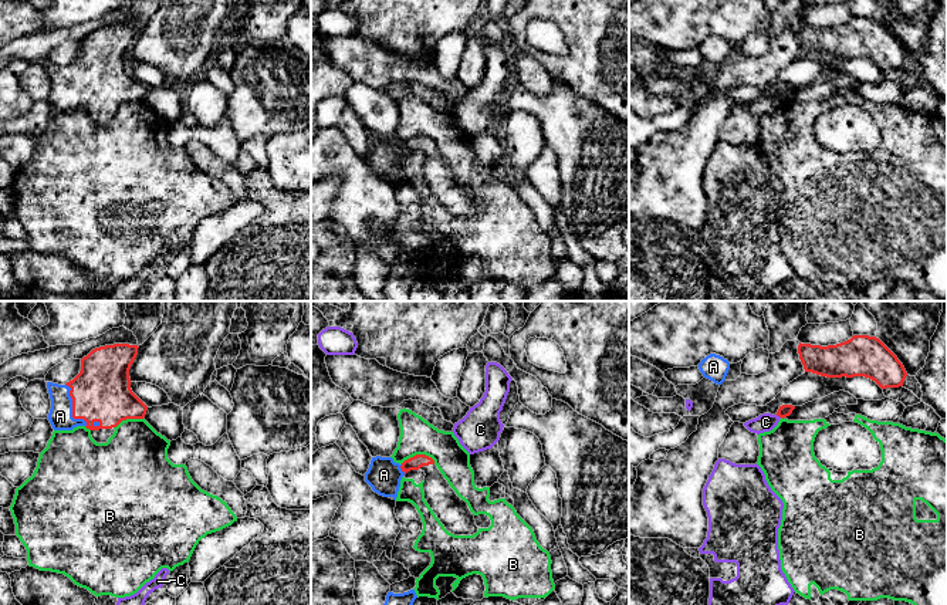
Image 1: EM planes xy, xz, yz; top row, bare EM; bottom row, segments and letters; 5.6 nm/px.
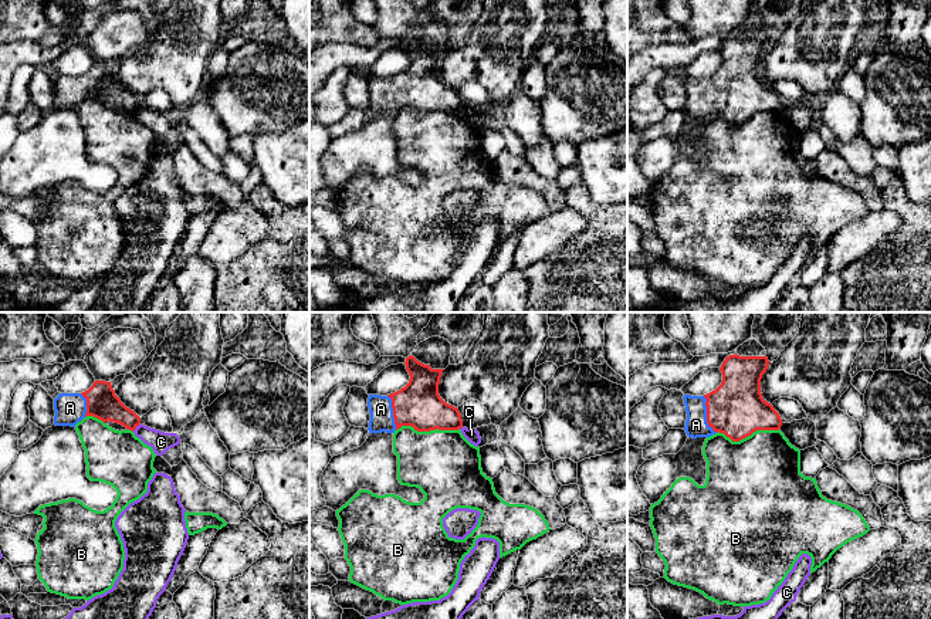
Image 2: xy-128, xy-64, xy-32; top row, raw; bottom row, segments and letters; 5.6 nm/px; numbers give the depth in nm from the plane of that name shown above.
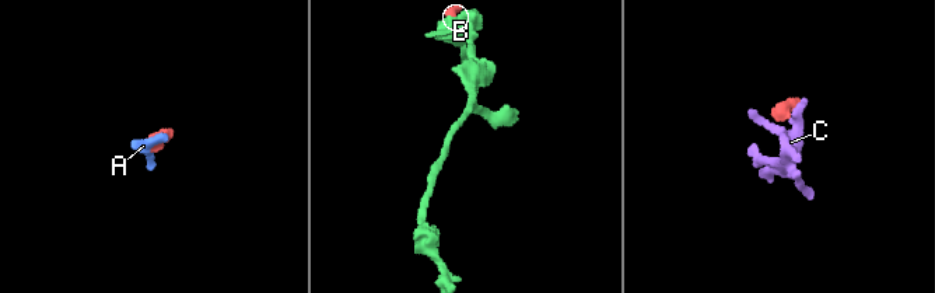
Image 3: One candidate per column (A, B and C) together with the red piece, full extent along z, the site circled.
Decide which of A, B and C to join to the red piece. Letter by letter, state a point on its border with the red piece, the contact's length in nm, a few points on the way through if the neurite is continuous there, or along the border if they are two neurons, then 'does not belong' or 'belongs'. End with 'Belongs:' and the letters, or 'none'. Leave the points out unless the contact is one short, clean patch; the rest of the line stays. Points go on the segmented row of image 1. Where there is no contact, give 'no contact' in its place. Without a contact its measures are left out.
A: contact xy (73, 409); length 280 nm; belongs
B: contact xz (418, 455); length 200 nm; border xz (435, 460), (425, 455), (413, 455), (401, 463); does not belong
C: contact yz (778, 415); length 40 nm; border yz (775, 415), (780, 418); does not belong
Belongs: A

